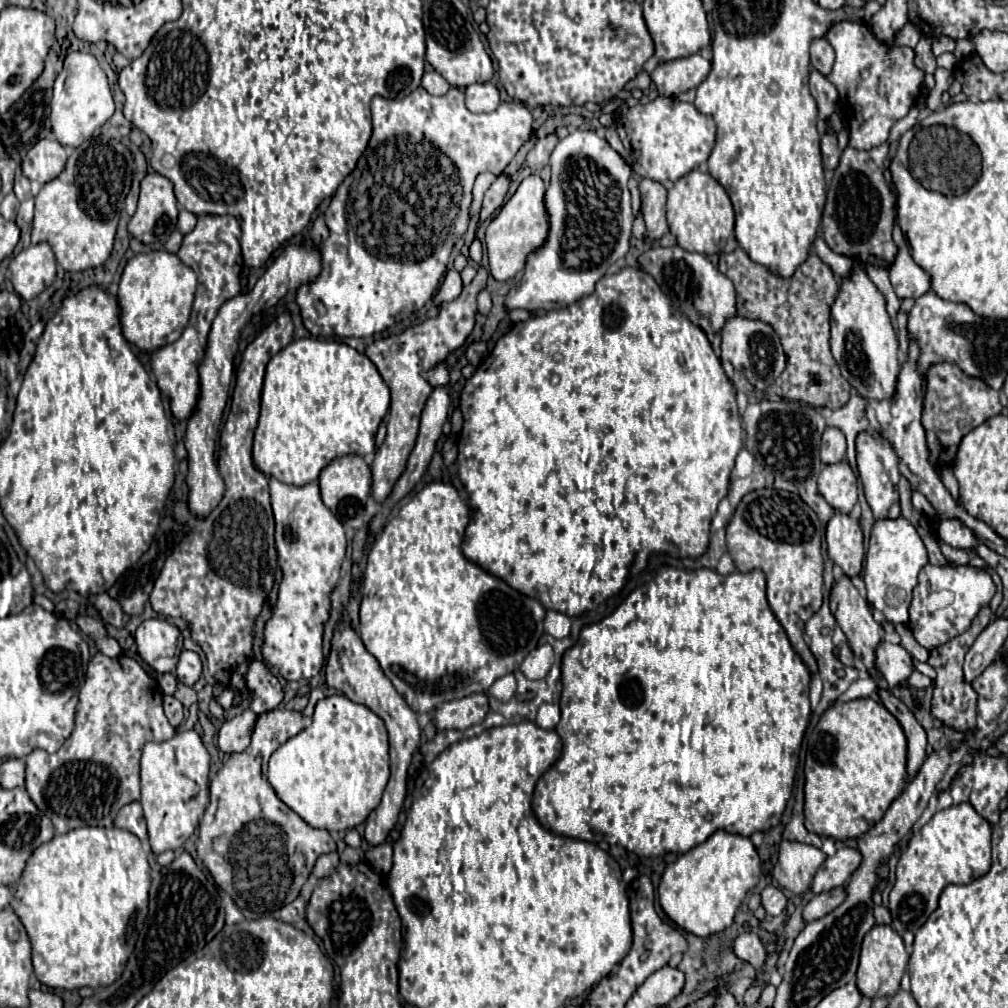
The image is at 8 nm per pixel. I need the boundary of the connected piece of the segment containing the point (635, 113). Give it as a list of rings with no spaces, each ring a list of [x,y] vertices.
[[[656,98],[650,104],[642,106],[636,104],[624,114],[624,128],[630,138],[632,150],[634,150],[634,162],[632,170],[642,176],[656,182],[664,182],[666,178],[676,182],[690,170],[704,164],[714,148],[716,138],[716,124],[712,116],[700,114],[694,104],[680,102],[678,98]]]

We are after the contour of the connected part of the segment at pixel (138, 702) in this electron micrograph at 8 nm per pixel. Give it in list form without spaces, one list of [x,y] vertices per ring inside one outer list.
[[[96,654],[86,672],[86,684],[80,690],[76,706],[76,728],[62,748],[54,754],[44,750],[32,750],[26,756],[26,790],[30,800],[44,812],[54,828],[64,834],[80,826],[100,826],[112,828],[116,812],[132,802],[140,800],[140,754],[146,742],[164,742],[176,734],[176,728],[168,722],[162,712],[162,690],[156,680],[152,680],[142,666],[128,658],[108,658]]]

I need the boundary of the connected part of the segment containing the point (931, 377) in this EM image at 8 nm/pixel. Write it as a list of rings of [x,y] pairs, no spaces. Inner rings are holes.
[[[954,364],[932,366],[928,372],[928,390],[924,396],[922,412],[922,426],[926,430],[932,464],[938,468],[952,464],[962,436],[996,414],[1000,414],[996,390],[988,388],[982,380],[964,376],[964,372],[960,372],[960,368],[956,368]]]

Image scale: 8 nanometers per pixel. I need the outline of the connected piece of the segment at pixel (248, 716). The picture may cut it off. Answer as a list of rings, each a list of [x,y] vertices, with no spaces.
[[[246,708],[242,714],[234,716],[232,720],[226,720],[218,730],[218,748],[224,754],[246,750],[250,744],[254,722],[256,714],[250,708]]]

